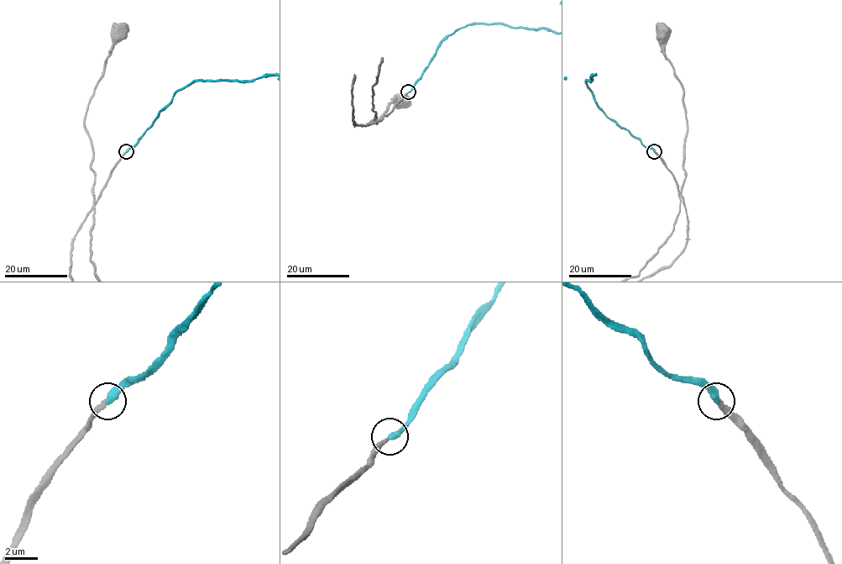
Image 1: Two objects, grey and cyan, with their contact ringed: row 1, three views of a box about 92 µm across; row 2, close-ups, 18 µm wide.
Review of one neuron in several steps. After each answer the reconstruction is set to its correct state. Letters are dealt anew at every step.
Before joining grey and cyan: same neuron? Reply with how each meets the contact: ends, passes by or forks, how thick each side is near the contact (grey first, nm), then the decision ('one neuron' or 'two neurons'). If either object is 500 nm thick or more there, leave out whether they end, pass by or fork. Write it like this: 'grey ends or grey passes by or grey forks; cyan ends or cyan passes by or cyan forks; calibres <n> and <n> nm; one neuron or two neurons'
grey ends; cyan ends; calibres 280 and 440 nm; one neuron

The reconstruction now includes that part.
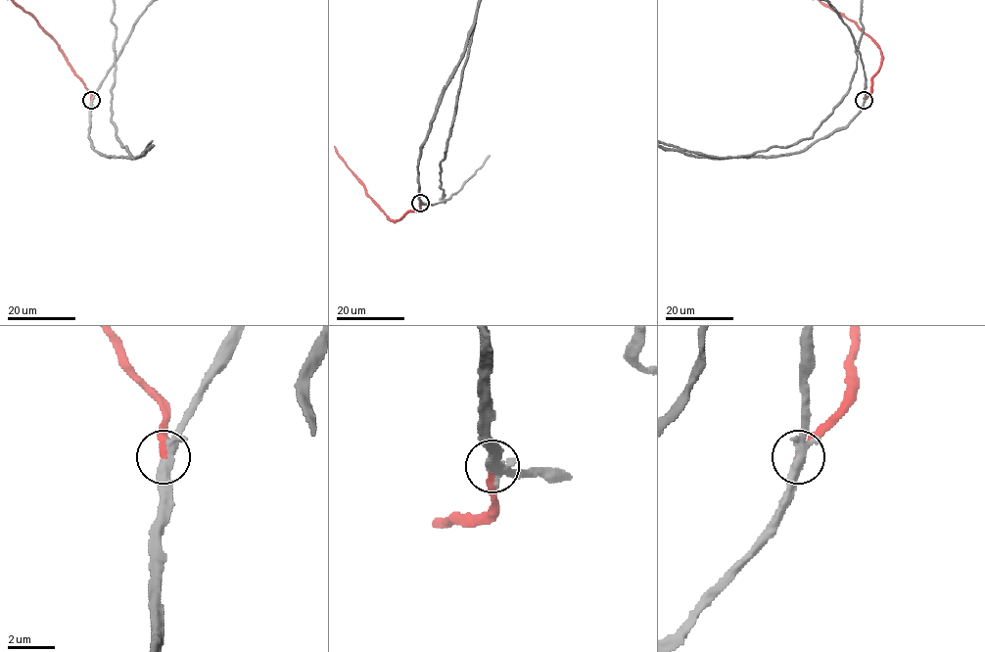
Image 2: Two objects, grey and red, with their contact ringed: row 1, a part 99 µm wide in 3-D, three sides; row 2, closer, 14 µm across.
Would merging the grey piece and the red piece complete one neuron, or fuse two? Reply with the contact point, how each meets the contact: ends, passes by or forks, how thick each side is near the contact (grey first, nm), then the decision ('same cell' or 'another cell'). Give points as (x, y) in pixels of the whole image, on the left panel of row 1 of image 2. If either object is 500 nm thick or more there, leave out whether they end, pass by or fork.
(91, 100) | grey forks | red ends | 320/320 nm | same cell

